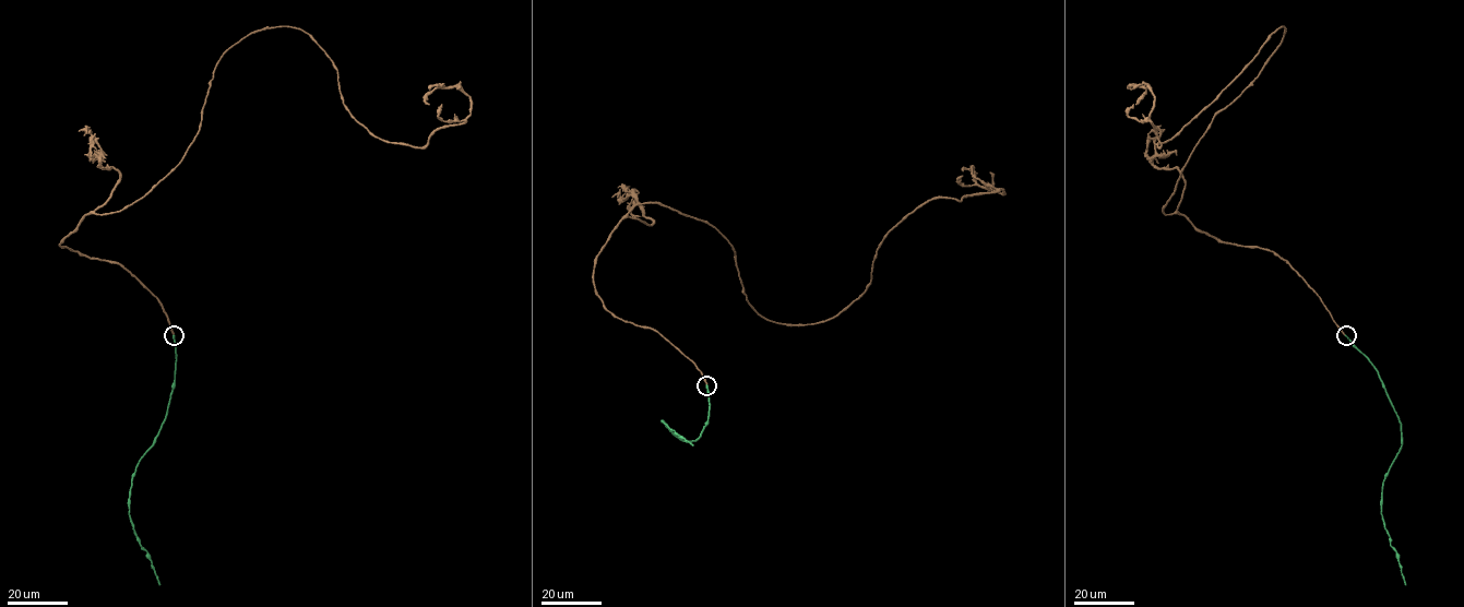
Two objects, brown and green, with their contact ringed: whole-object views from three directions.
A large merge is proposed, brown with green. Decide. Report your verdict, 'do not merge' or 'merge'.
merge

